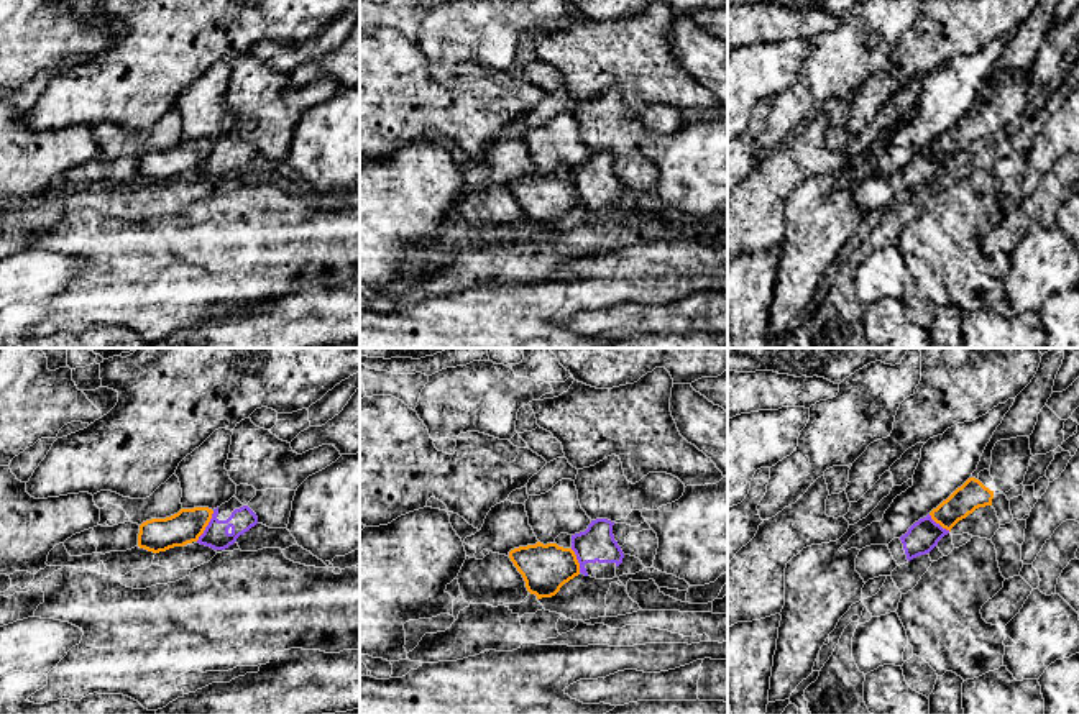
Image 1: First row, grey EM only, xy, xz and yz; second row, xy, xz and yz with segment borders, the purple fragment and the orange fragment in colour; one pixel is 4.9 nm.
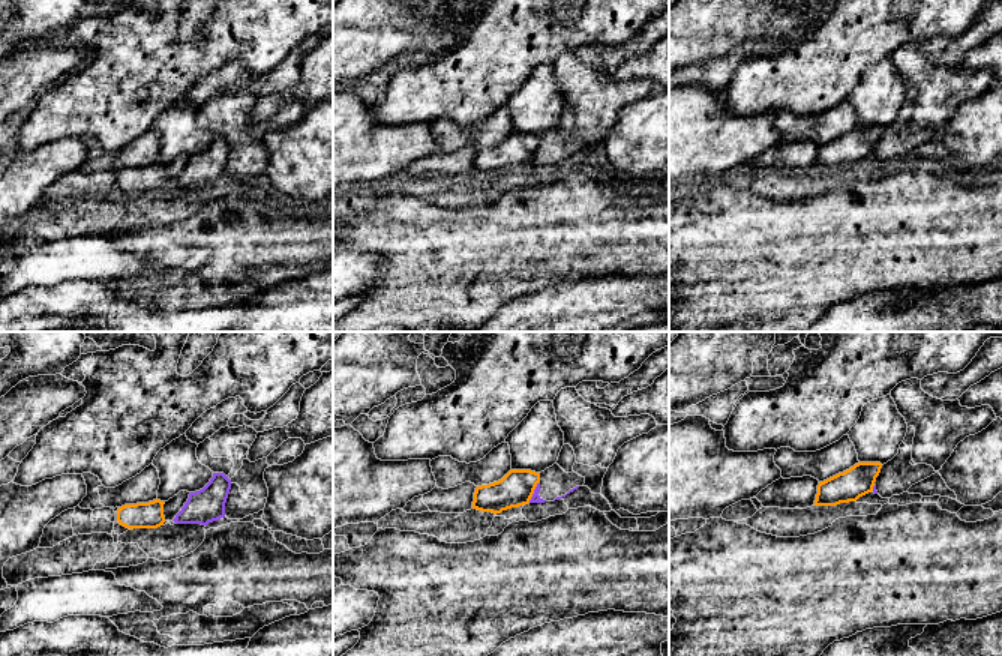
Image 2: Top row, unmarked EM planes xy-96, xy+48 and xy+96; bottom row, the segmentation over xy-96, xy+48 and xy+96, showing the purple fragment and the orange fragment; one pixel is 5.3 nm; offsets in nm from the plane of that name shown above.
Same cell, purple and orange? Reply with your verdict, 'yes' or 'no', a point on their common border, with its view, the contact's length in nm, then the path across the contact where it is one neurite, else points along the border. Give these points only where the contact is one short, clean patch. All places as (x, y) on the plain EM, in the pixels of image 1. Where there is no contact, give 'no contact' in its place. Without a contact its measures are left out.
no; contact xy (207, 158); length 180 nm; border xy (214, 143), (204, 164), (196, 173)

